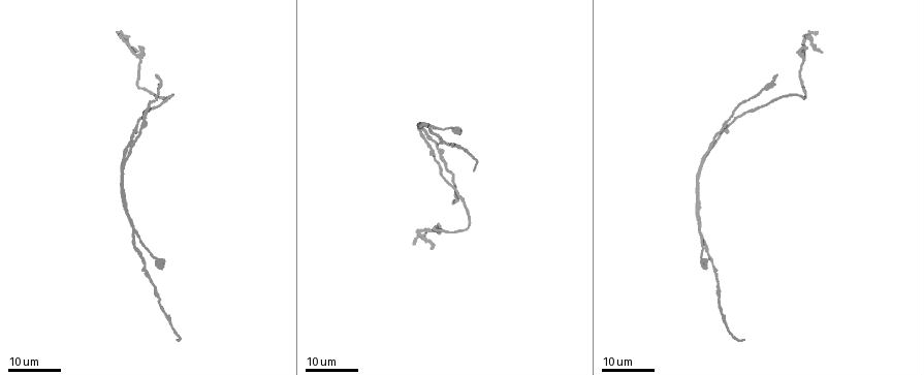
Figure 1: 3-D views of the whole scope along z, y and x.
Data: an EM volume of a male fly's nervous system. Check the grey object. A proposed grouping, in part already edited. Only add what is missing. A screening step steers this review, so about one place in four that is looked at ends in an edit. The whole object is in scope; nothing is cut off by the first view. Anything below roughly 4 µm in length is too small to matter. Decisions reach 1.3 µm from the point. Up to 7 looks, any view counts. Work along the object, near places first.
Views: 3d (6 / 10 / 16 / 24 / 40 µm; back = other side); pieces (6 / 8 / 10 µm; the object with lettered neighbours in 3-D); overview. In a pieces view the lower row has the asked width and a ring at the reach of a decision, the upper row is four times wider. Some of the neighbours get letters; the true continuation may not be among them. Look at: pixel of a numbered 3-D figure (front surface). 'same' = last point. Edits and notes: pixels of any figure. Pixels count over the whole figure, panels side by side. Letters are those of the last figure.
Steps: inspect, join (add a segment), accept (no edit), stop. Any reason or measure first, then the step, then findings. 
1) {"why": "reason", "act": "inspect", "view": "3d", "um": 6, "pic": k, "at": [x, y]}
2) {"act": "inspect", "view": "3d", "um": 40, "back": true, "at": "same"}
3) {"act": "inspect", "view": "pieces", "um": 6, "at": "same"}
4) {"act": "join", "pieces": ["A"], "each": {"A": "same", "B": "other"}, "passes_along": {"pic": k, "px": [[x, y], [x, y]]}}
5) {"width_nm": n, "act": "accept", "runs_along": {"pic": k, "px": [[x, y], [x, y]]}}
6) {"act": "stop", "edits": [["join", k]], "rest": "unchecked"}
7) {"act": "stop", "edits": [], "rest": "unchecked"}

{"why": "end of a long branch", "act": "inspect", "view": "3d", "um": 16, "pic": 1, "at": [743, 341]}

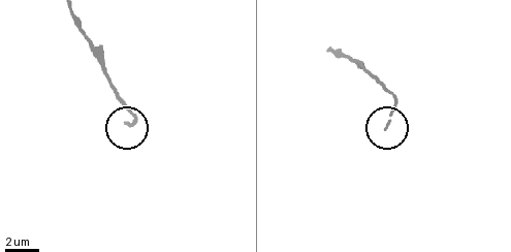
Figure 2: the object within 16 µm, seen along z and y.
{"act": "inspect", "view": "3d", "um": 6, "pic": 2, "at": [127, 122]}

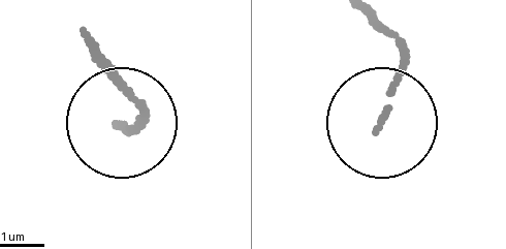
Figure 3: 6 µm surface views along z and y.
{"act": "inspect", "view": "pieces", "um": 6, "pic": 3, "at": [119, 124]}

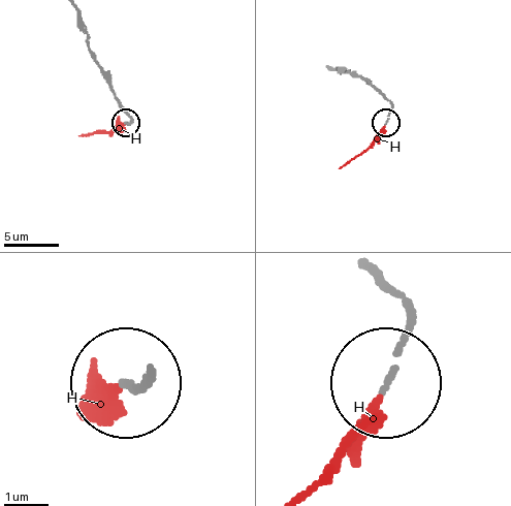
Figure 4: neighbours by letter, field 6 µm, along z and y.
{"act": "join", "pieces": ["H"], "each": {"H": "same"}, "passes_along": {"pic": 4, "px": [[122, 108], [132, 119], [129, 124], [81, 135]]}, "found": "the cell continues"}

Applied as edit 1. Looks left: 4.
{"why": "free end", "act": "inspect", "view": "3d", "um": 24, "pic": 1, "at": [430, 250]}

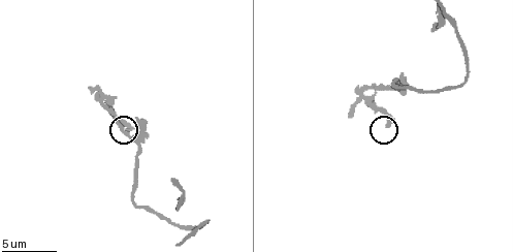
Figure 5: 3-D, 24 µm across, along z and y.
{"why": "what lies round it", "act": "inspect", "view": "pieces", "um": 10, "pic": 5, "at": [386, 127]}

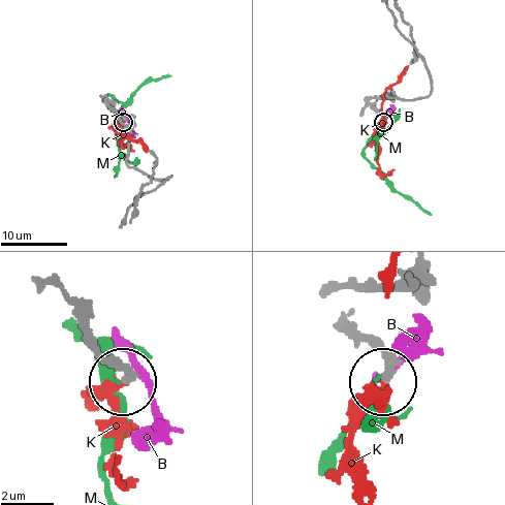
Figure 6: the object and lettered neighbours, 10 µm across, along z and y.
{"act": "join", "pieces": ["K"], "each": {"B": "other", "K": "same", "M": "other"}, "found": "the cell continues"}

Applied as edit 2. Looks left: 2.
{"act": "stop", "edits": [["join", 4], ["join", 6]], "rest": "unchecked"}

